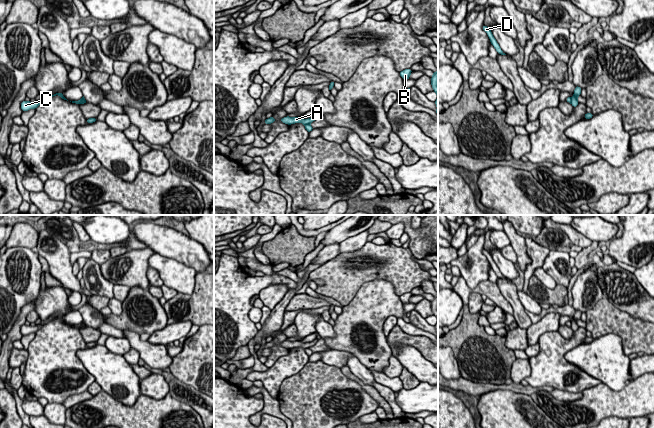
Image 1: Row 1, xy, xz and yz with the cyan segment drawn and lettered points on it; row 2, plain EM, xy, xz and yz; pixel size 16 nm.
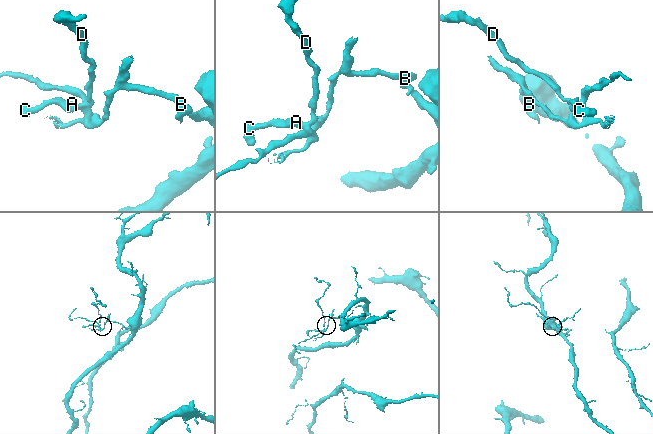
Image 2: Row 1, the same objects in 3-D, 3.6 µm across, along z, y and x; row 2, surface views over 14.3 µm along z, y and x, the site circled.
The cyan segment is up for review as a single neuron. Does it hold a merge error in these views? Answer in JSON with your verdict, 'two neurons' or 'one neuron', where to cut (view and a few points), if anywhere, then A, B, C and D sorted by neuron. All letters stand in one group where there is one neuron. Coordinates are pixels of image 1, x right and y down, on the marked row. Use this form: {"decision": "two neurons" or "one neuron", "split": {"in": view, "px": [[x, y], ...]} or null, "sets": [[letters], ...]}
{"decision": "two neurons", "split": {"in": "xy", "px": [[82, 98], [79, 103]]}, "sets": [["A", "C", "D"], ["B"]]}

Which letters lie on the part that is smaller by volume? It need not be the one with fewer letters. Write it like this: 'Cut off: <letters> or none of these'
Cut off: A, C, D

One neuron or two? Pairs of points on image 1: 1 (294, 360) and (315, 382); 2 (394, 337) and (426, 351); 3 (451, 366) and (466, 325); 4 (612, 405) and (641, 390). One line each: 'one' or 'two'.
1: two
2: one
3: two
4: one

